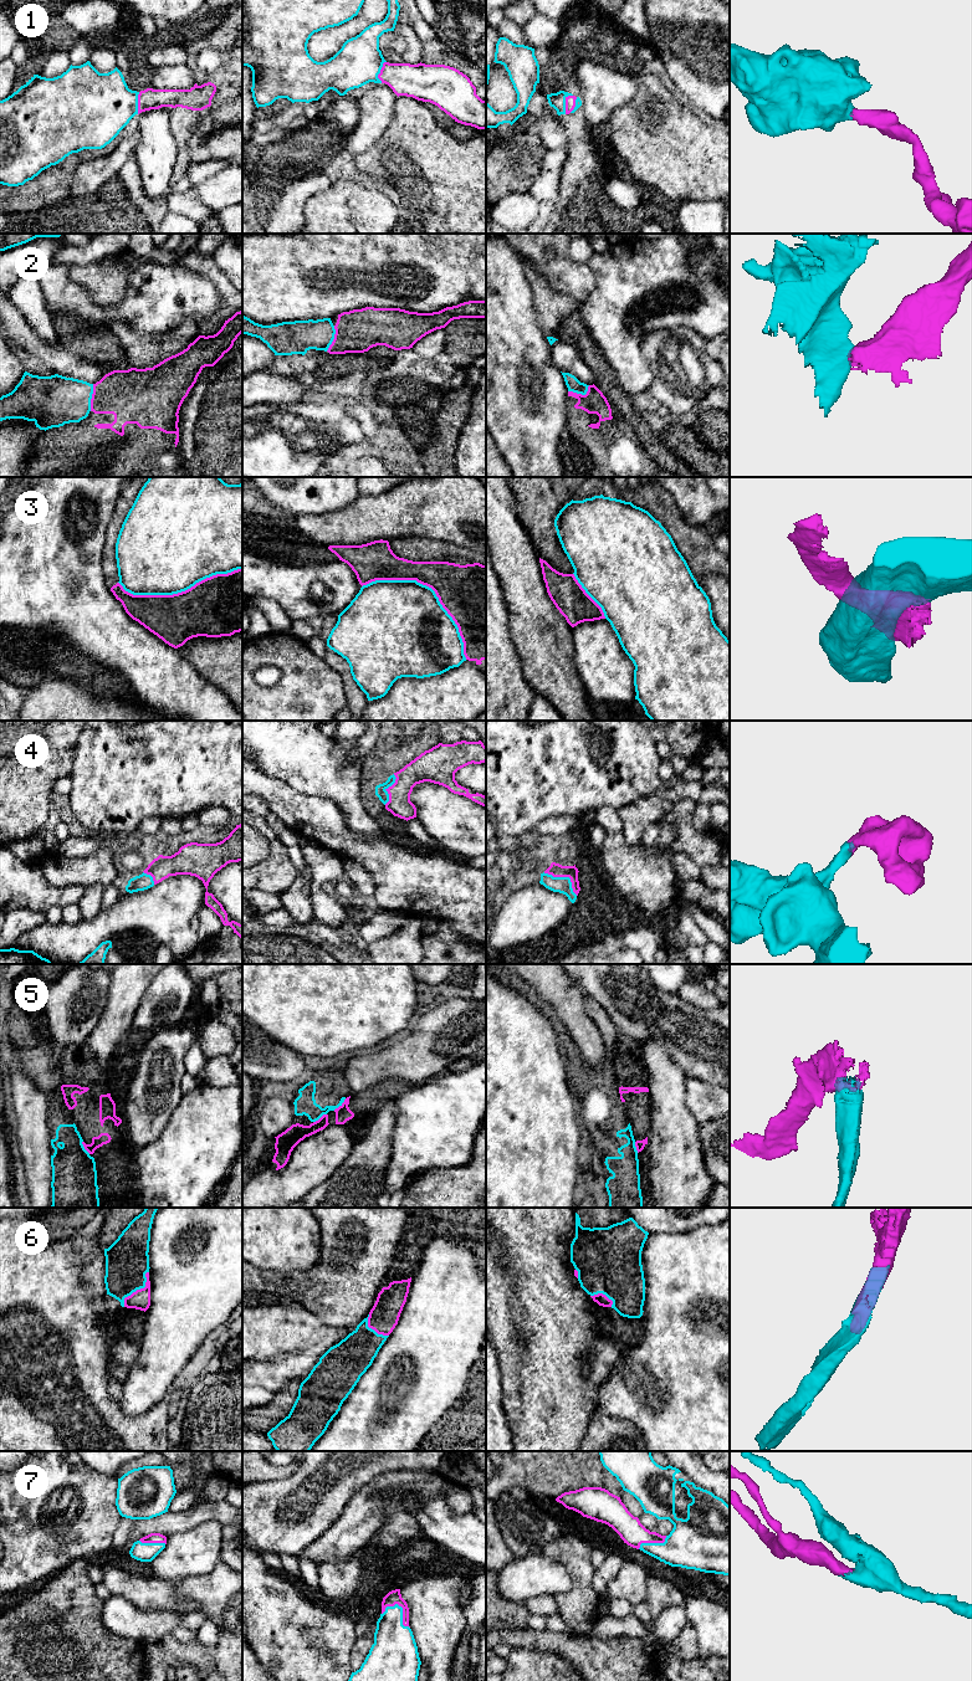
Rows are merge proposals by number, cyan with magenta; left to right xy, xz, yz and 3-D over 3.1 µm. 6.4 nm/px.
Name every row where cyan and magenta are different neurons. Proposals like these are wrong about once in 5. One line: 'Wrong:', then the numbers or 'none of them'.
Wrong: 2, 3, 5

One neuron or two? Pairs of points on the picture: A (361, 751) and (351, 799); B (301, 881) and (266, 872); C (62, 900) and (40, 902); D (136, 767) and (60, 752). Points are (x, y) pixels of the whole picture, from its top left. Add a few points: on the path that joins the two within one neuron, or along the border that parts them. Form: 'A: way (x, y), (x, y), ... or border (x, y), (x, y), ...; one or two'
A: border (349, 751), (351, 760), (362, 759); two
B: border (298, 874), (293, 882), (279, 895); two
C: way (57, 900), (45, 900); one
D: border (80, 733), (73, 752), (72, 768), (68, 773); two

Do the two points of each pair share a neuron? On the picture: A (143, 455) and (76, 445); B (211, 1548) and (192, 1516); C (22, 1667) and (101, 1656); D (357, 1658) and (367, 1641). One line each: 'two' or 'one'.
A: one
B: two
C: one
D: one

